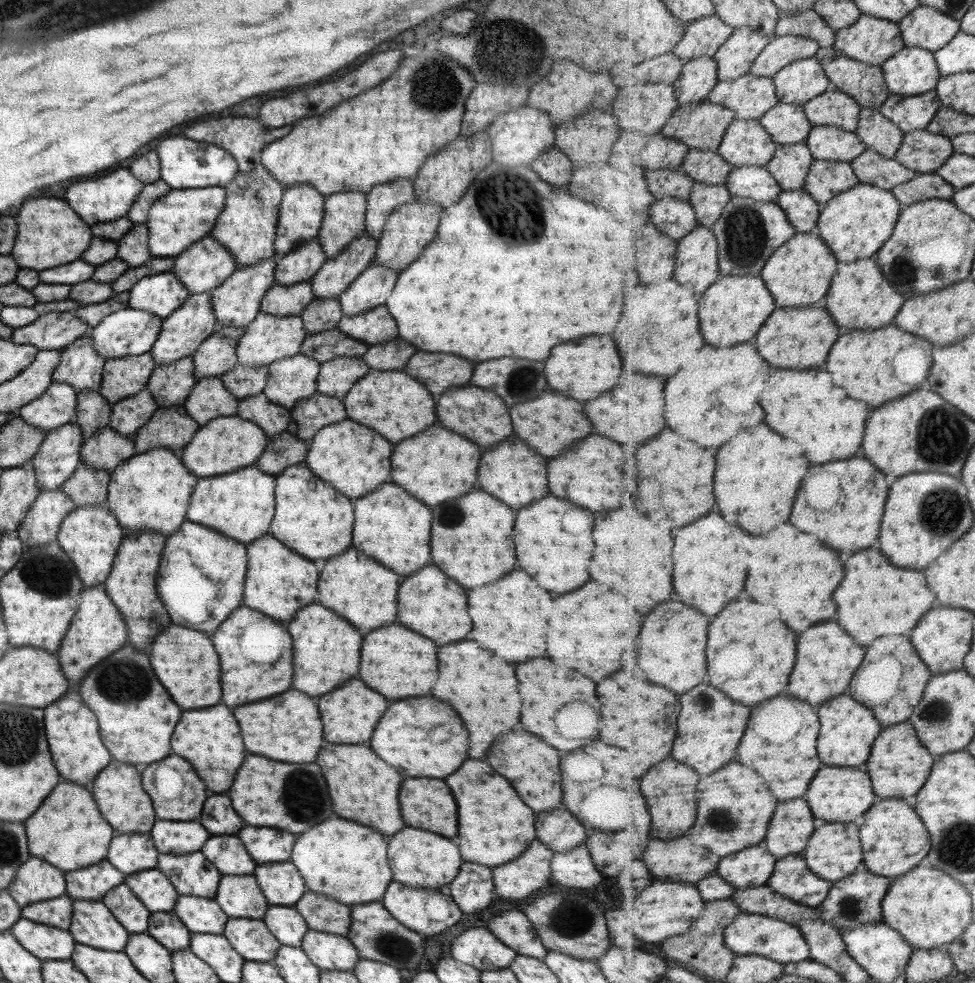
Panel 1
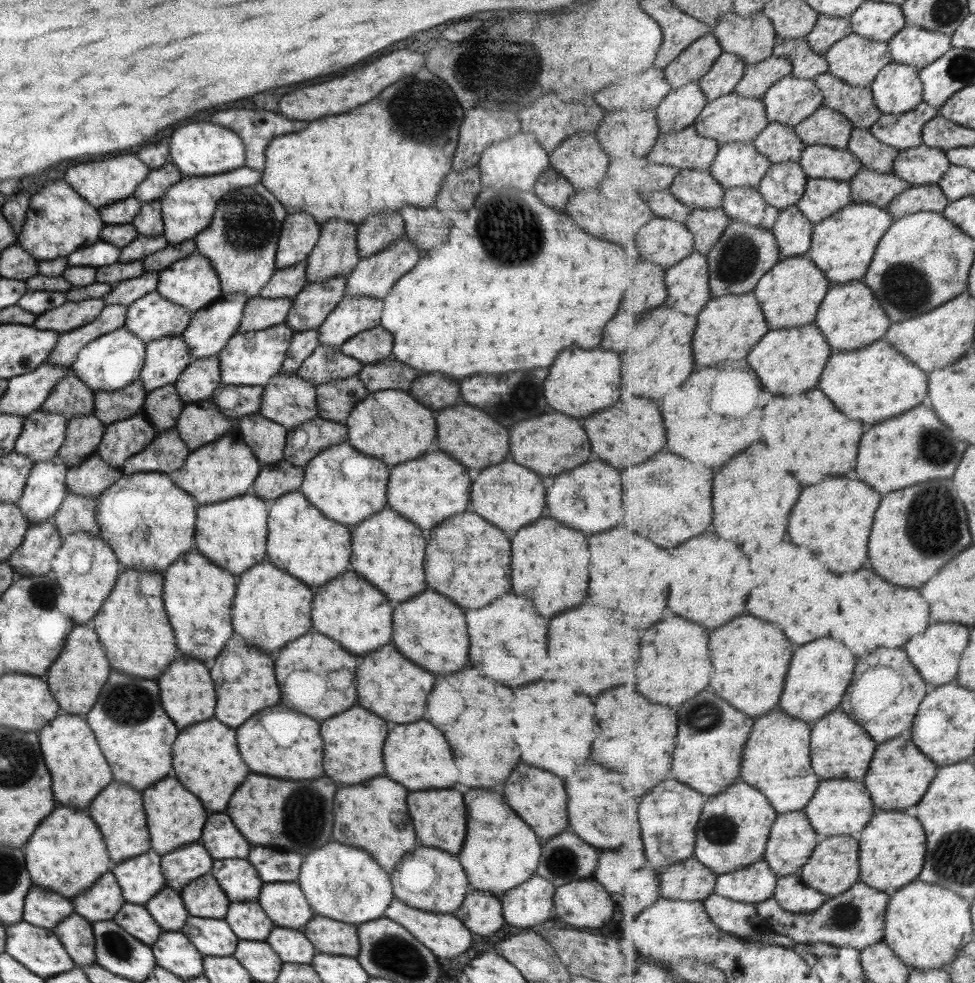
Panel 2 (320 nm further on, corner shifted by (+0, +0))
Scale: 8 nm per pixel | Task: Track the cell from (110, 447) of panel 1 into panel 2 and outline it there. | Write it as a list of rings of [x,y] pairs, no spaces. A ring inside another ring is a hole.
[[[94,453],[81,464],[68,467],[64,483],[67,492],[96,499],[96,496],[109,488],[122,475],[120,468],[105,464]]]

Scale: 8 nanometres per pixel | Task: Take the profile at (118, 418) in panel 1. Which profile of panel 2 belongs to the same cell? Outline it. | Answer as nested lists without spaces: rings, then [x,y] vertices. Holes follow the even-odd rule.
[[[140,412],[108,425],[95,453],[105,464],[121,468],[127,458],[143,450],[155,436],[151,423]]]

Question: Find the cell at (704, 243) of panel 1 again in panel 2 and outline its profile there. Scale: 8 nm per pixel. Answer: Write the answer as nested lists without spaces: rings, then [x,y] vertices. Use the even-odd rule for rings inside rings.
[[[695,250],[686,260],[666,269],[668,297],[665,306],[699,316],[710,301],[710,265],[705,254]]]

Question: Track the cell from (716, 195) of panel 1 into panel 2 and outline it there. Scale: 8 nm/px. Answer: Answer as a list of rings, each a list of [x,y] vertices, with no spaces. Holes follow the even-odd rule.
[[[723,207],[693,209],[686,225],[694,234],[694,250],[708,255],[721,240],[730,221]]]

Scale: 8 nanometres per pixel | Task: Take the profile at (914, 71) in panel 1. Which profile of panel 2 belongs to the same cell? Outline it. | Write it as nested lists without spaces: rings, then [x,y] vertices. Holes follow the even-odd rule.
[[[892,62],[878,74],[872,88],[882,114],[903,114],[915,110],[924,101],[924,84],[919,67]]]

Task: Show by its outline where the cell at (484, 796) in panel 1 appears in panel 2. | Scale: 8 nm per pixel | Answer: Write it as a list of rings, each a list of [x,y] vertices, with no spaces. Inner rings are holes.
[[[469,790],[465,794],[467,812],[467,836],[457,856],[471,889],[501,897],[511,889],[529,881],[537,869],[541,841],[531,828],[510,808],[507,810],[501,794],[491,790]]]

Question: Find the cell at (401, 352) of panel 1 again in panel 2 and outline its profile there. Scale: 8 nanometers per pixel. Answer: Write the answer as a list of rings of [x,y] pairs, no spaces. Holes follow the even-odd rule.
[[[389,356],[373,364],[363,365],[357,376],[367,389],[367,393],[389,389],[407,392],[417,372],[414,368],[403,365],[401,361]]]

